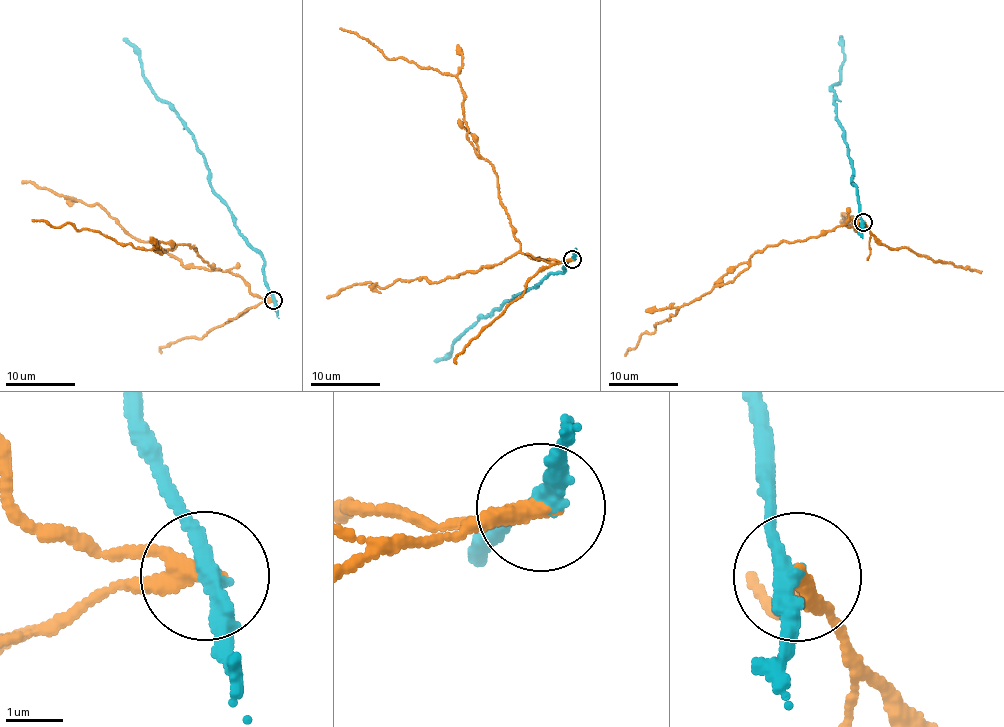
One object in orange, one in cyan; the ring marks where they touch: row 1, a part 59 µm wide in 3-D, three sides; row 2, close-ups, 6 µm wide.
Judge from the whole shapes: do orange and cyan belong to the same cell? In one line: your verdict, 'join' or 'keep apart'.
keep apart

